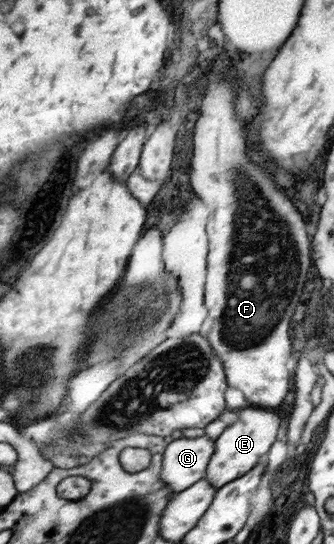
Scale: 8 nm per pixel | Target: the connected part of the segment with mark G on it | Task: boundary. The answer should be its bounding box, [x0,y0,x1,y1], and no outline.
[161,434,217,493]

